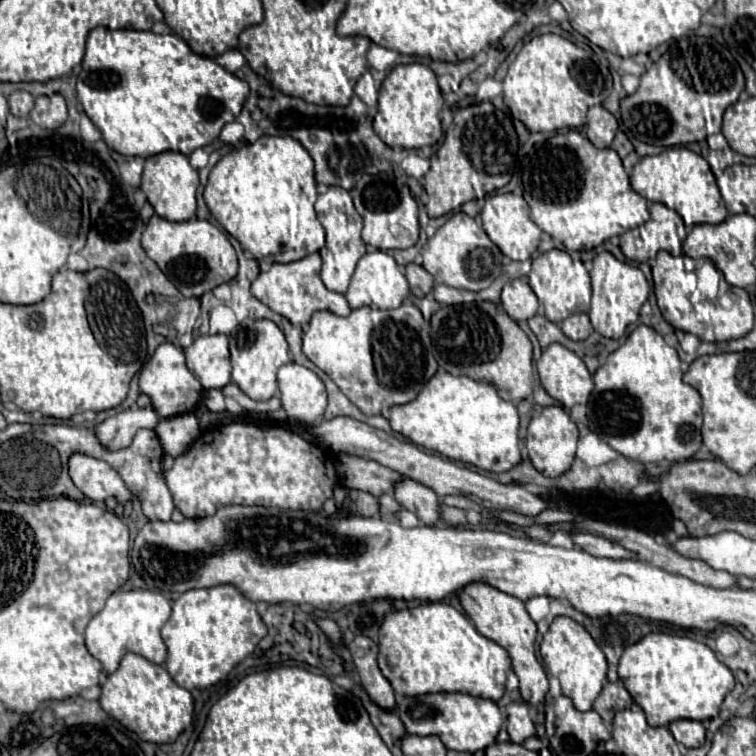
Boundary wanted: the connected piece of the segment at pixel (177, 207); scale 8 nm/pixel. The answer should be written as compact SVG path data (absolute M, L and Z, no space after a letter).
M164 151L152 155L144 161L142 171L142 191L146 193L156 215L170 221L188 221L196 215L196 189L198 189L198 171L190 165L188 157L178 151Z

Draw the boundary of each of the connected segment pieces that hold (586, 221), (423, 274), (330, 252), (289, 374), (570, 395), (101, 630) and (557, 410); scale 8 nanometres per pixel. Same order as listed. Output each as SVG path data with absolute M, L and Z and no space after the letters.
M576 129L550 135L542 143L534 143L522 165L522 187L524 199L530 205L530 219L552 239L560 241L568 251L594 249L614 235L640 227L648 219L648 203L630 187L628 173L624 171L618 153L610 147L596 149L586 135Z
M408 263L404 267L404 275L408 279L410 293L416 295L416 297L426 297L432 291L432 287L434 287L432 275L418 263Z
M336 185L328 187L328 191L324 195L318 195L316 213L318 213L318 219L320 219L322 227L326 229L326 245L320 249L320 255L322 255L322 281L330 291L344 293L350 285L350 279L352 279L352 273L356 269L358 259L366 253L366 245L360 237L362 217L354 209L350 193L342 187L336 187Z
M286 363L278 371L278 385L282 393L282 407L290 419L302 423L316 423L328 405L326 387L322 379L298 363Z
M552 343L536 363L540 381L550 397L562 403L566 409L572 409L578 403L586 403L594 381L582 359L574 351Z
M116 591L106 601L106 607L94 615L86 627L86 649L102 663L106 673L114 673L124 653L138 653L150 663L166 661L166 645L160 637L162 625L168 621L172 601L158 591Z
M552 405L552 407L544 407L540 415L532 417L528 425L528 435L526 435L526 449L528 449L528 457L532 465L542 475L558 477L570 469L574 461L574 453L576 453L576 441L578 441L576 423L570 419L570 415L560 405Z

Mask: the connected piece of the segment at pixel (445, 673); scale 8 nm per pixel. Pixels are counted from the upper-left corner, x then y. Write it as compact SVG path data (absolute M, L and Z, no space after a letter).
M424 603L386 615L378 635L378 667L398 695L458 691L498 701L512 669L504 647L478 633L474 623L446 603Z

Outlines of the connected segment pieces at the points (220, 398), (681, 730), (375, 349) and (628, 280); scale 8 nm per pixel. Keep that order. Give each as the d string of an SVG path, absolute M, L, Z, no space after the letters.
M208 389L204 395L204 403L210 411L224 411L224 395L220 389Z
M680 719L670 723L668 727L674 735L674 739L678 743L682 743L684 747L702 747L706 741L706 729L700 721L688 721L688 719Z
M404 303L392 311L360 307L346 317L332 311L316 311L302 339L304 355L328 373L340 391L366 415L380 415L384 409L410 403L438 369L422 313L412 303Z
M600 251L594 257L594 267L590 271L590 277L592 277L592 307L588 311L588 317L592 321L592 327L602 337L620 339L626 333L626 327L638 321L640 307L650 293L648 281L636 265L622 263L608 251Z

